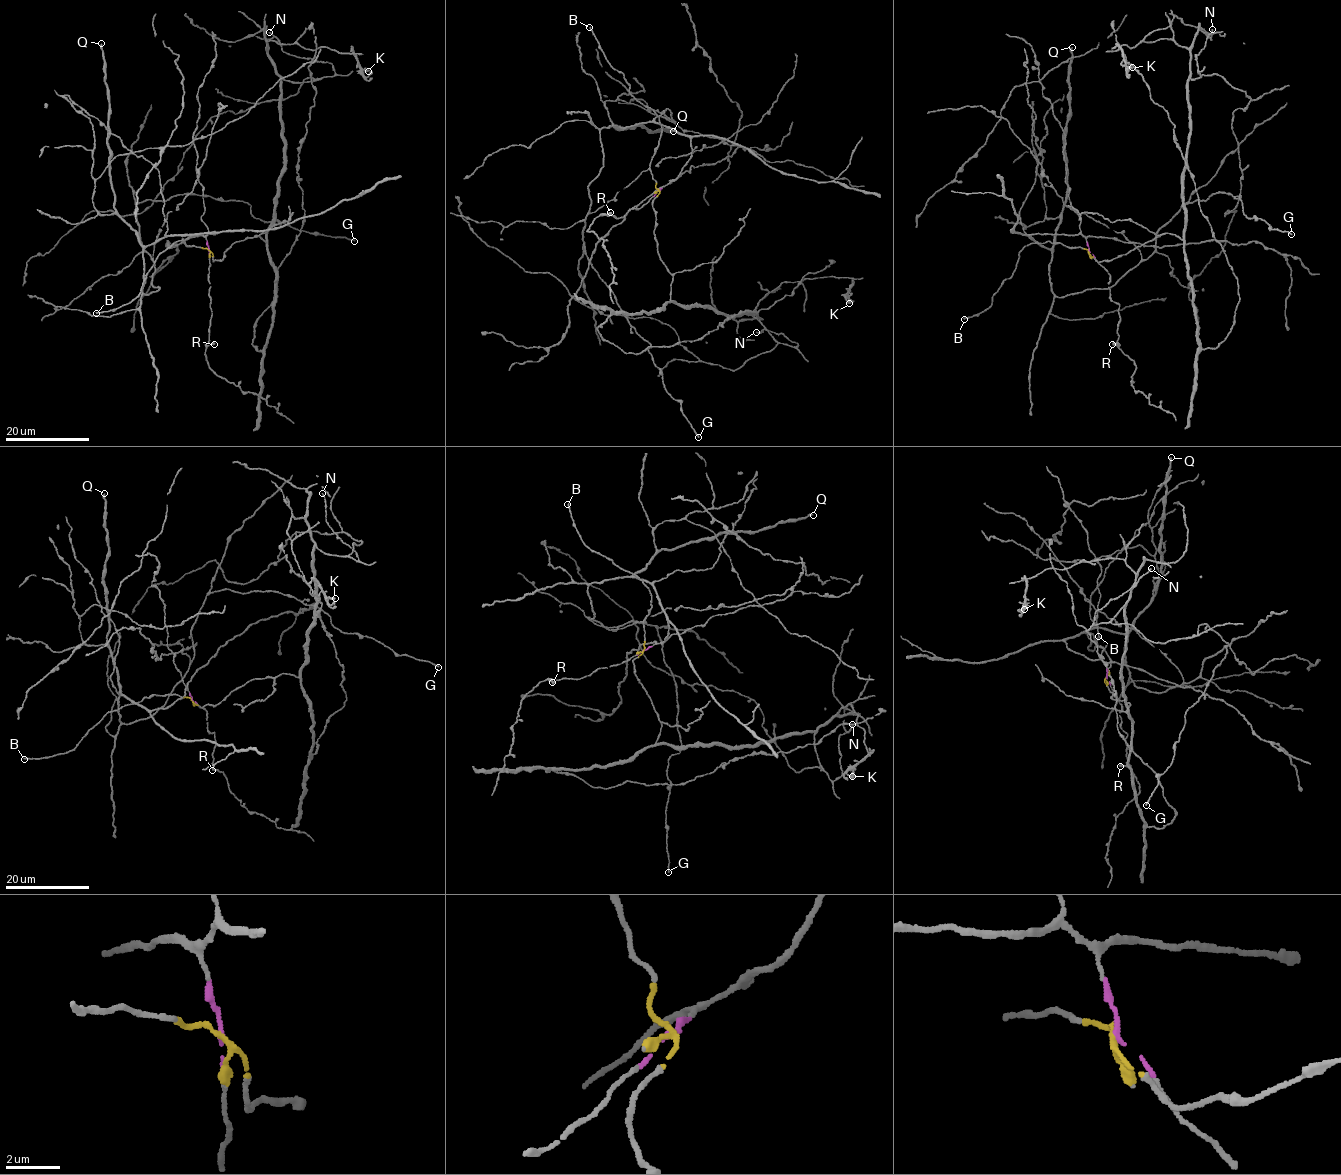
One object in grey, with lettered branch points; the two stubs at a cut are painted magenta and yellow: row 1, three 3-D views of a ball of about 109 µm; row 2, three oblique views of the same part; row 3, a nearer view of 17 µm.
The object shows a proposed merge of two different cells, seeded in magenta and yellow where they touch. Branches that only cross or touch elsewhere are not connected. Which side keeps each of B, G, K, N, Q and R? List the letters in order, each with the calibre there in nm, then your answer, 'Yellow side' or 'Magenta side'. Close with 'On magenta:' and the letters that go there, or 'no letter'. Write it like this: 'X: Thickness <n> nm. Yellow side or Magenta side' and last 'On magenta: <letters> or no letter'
B: Thickness 200 nm. Yellow side
G: Thickness 170 nm. Magenta side
K: Thickness 420 nm. Yellow side
N: Thickness 180 nm. Yellow side
Q: Thickness 320 nm. Magenta side
R: Thickness 360 nm. Magenta side
On magenta: G, Q, R

